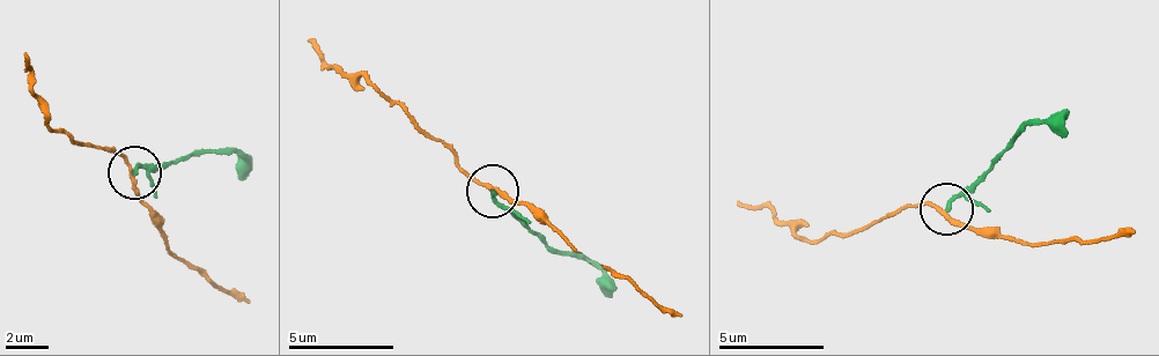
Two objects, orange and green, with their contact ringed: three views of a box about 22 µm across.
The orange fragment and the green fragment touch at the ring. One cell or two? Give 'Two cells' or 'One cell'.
Two cells

